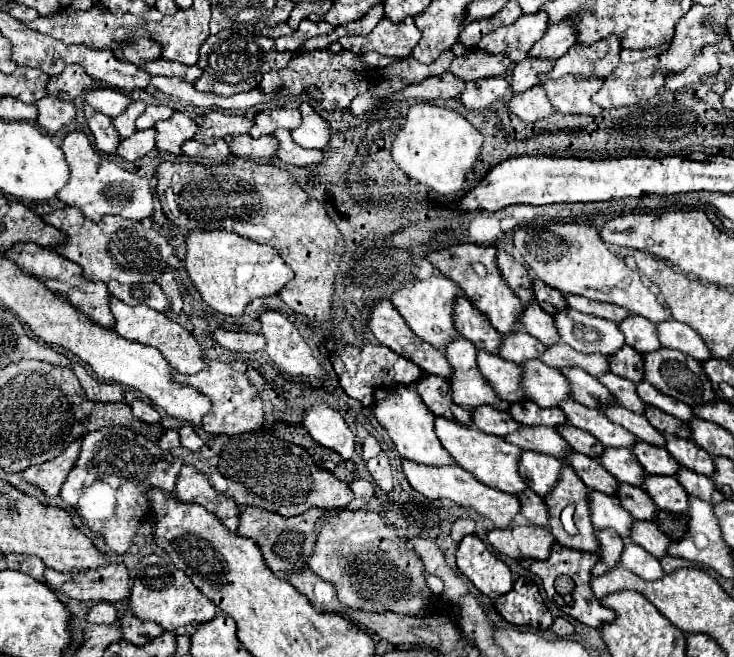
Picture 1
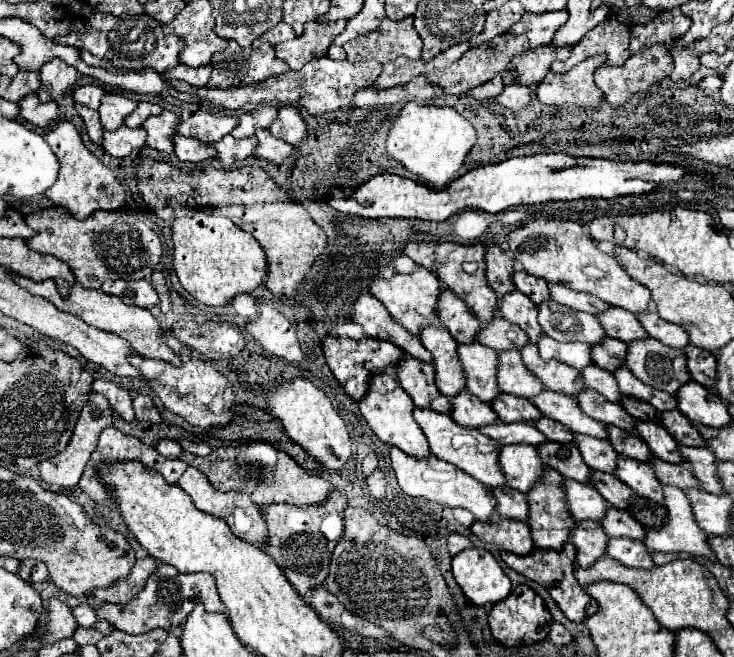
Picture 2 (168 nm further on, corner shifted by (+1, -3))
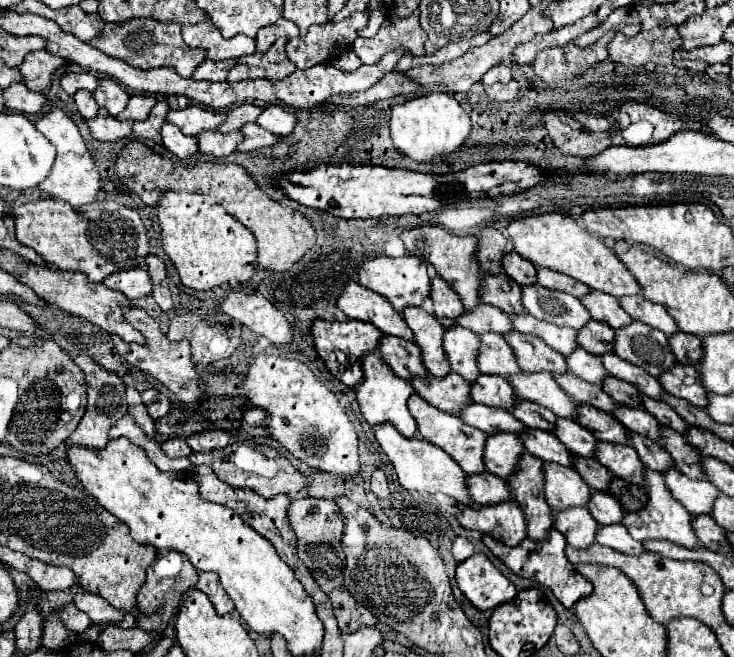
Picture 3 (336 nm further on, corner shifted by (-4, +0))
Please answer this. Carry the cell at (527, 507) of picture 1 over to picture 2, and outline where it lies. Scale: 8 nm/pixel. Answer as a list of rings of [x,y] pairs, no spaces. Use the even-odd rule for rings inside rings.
[[[501,486],[493,488],[493,494],[497,498],[497,512],[509,520],[521,520],[527,522],[529,516],[529,502],[527,496],[515,488]]]

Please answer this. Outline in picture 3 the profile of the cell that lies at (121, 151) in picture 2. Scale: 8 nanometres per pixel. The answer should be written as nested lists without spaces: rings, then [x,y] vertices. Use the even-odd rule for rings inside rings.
[[[100,107],[94,119],[86,119],[86,123],[96,141],[118,141],[132,135],[132,121],[118,121],[116,117],[108,115],[104,107]]]

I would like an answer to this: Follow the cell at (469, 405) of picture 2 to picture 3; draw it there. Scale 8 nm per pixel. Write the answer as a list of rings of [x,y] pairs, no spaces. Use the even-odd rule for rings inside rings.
[[[452,371],[442,379],[434,375],[428,375],[428,379],[412,377],[412,387],[422,399],[446,413],[458,415],[464,405],[472,403],[472,399],[468,399],[468,381],[460,379],[460,375],[454,375]]]

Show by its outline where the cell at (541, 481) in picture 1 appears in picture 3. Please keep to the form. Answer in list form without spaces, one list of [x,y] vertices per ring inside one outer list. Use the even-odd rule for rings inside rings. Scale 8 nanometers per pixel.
[[[498,431],[486,437],[484,443],[484,467],[488,473],[506,479],[512,475],[512,467],[516,467],[516,455],[520,455],[524,447],[516,433]]]

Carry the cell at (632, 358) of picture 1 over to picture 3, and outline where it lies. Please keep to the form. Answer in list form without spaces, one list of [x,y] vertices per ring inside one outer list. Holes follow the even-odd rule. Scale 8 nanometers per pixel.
[[[588,321],[576,335],[576,343],[592,355],[602,355],[612,351],[614,329],[600,321]]]

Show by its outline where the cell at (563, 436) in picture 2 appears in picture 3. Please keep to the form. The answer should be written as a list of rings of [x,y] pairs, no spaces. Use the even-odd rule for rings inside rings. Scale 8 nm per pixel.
[[[526,399],[516,401],[516,407],[512,407],[512,415],[532,429],[552,431],[556,423],[556,415],[552,415],[552,411],[548,411],[546,407],[540,407],[538,403],[530,403]]]

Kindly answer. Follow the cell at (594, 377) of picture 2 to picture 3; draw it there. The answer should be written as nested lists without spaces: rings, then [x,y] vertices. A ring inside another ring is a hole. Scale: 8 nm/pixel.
[[[582,347],[574,349],[574,351],[566,357],[566,365],[568,365],[568,371],[570,371],[570,373],[582,377],[582,379],[588,381],[588,383],[600,385],[600,383],[604,381],[604,377],[606,377],[604,367],[600,367],[600,357],[588,353],[588,351],[582,349]]]

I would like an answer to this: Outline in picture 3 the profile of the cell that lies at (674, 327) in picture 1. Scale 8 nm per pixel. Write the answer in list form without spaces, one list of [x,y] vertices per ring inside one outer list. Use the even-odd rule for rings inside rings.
[[[634,295],[634,297],[622,297],[618,299],[622,309],[636,321],[642,321],[654,329],[664,331],[666,335],[676,333],[676,323],[674,319],[668,315],[668,311],[662,305],[656,305],[648,299],[642,299],[642,295]]]

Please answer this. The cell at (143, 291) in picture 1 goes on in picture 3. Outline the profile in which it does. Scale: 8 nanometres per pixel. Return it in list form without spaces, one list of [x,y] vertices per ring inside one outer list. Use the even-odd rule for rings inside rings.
[[[132,267],[126,271],[118,271],[108,275],[102,281],[108,289],[116,289],[122,291],[128,299],[138,299],[138,297],[146,297],[152,293],[152,281],[148,271],[140,269],[140,267]]]

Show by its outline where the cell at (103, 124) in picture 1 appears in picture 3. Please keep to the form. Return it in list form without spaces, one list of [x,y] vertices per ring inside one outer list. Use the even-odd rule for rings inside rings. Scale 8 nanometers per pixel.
[[[80,89],[74,93],[74,101],[76,101],[76,107],[80,111],[80,115],[84,119],[92,119],[92,115],[96,115],[96,109],[98,109],[98,103],[94,101],[92,93],[86,91],[86,89]]]

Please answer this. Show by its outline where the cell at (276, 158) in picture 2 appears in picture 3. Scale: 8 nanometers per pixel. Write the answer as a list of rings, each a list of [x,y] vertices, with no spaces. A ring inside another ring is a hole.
[[[246,123],[240,131],[244,135],[244,141],[238,145],[238,151],[242,151],[242,153],[254,151],[260,147],[270,147],[278,141],[278,135],[264,131],[262,127],[256,127],[256,123]]]

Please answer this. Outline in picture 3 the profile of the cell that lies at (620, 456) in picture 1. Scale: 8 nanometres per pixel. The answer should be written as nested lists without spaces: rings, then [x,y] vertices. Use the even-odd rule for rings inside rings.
[[[558,417],[552,433],[560,439],[564,447],[568,447],[570,453],[580,455],[580,457],[594,457],[596,437],[590,431],[586,431],[584,427],[580,427],[576,421]]]

